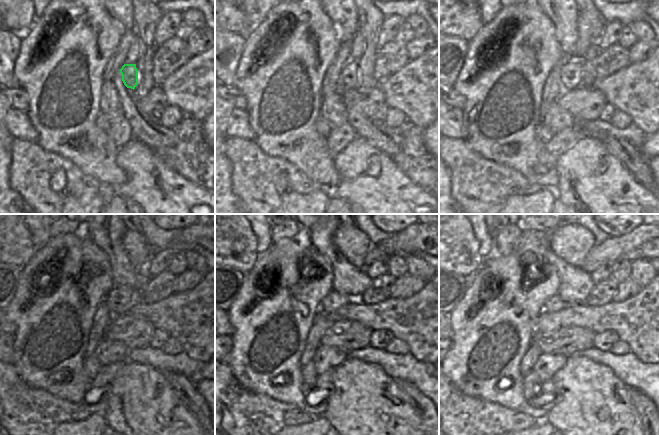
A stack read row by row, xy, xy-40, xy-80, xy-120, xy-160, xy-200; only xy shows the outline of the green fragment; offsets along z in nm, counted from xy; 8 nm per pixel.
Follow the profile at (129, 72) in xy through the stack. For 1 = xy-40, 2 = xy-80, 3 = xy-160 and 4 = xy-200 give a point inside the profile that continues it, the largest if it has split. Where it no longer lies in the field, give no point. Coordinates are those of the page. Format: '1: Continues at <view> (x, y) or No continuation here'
1: Continues at xy-40 (350, 75)
2: Continues at xy-80 (572, 70)
3: Continues at xy-160 (334, 300)
4: Continues at xy-200 (554, 304).

